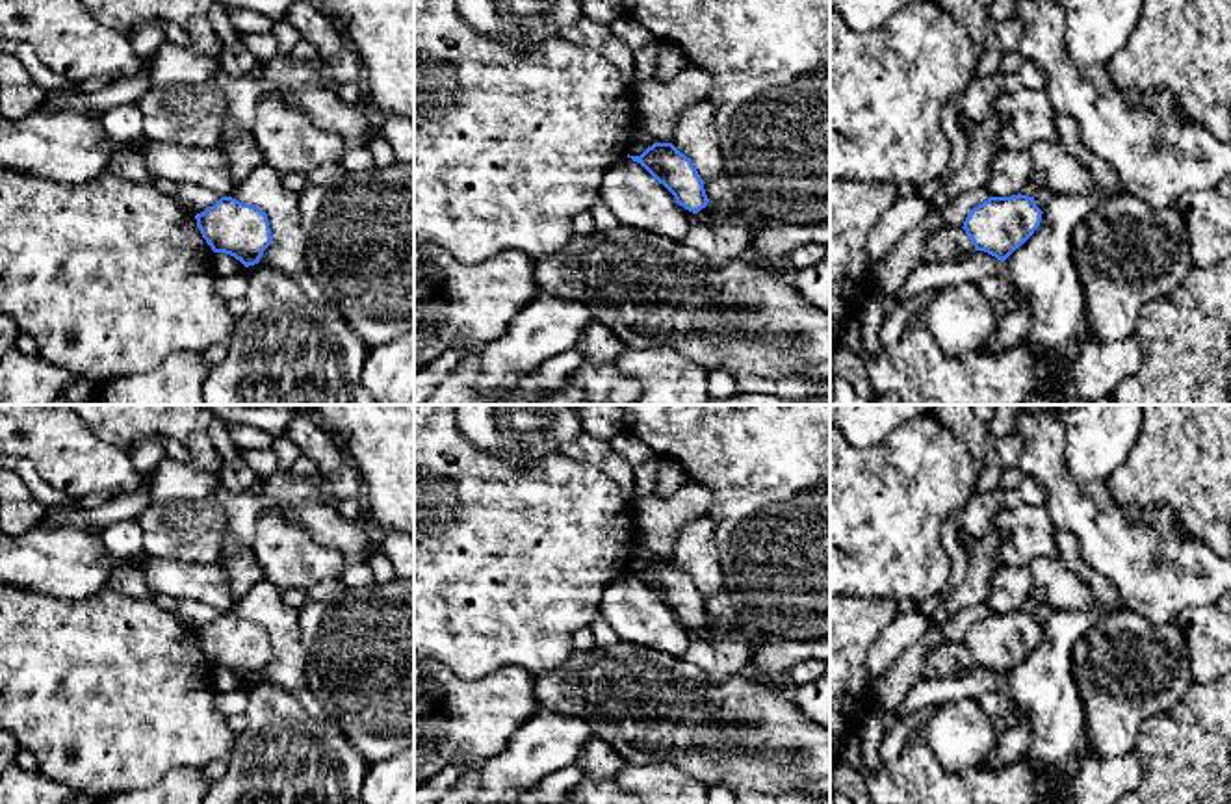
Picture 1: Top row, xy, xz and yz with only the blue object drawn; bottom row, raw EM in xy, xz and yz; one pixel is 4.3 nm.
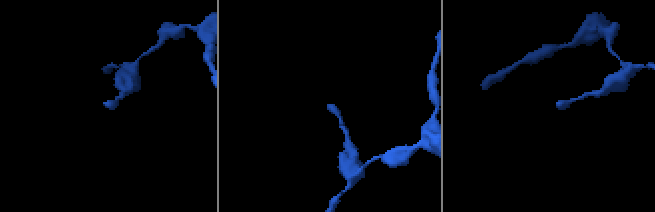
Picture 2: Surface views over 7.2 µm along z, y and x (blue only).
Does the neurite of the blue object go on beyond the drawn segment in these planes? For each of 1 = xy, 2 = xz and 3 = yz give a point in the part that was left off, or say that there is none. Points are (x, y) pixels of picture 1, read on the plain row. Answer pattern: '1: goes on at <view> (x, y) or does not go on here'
1: does not go on here
2: does not go on here
3: does not go on here

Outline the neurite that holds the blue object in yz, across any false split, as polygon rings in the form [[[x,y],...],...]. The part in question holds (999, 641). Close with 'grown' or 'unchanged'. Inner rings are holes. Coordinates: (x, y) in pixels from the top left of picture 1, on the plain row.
[[[990,613],[967,629],[962,644],[977,667],[1004,678],[1034,650],[1042,629],[1034,613]]]; unchanged

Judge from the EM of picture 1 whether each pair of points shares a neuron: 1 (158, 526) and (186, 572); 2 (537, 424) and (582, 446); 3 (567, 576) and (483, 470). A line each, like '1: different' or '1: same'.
1: different
2: different
3: same

